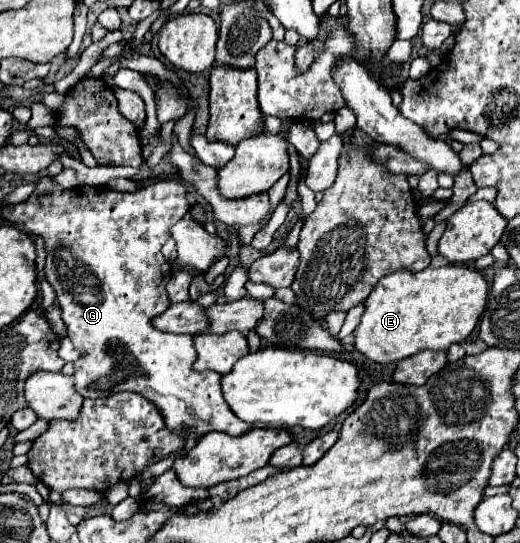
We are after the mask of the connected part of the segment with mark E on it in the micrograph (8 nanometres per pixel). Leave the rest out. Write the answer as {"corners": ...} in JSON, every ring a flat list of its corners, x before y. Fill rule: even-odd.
{"corners":[[442,265,418,273,394,271,382,277,364,301,364,315,354,329,354,347,378,363,396,363,424,349,448,349,472,333,486,307,486,297,488,283,470,267]]}

